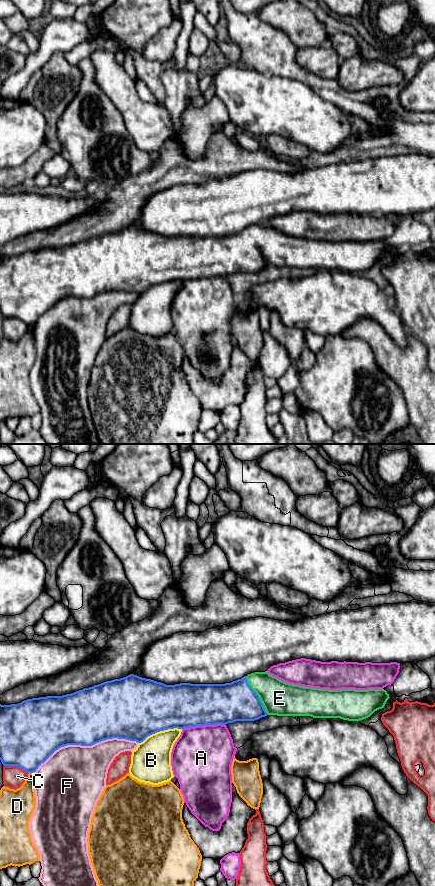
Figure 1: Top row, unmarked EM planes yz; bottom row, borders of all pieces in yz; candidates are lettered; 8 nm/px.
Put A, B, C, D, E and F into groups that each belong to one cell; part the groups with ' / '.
A / B / C / D / E / F

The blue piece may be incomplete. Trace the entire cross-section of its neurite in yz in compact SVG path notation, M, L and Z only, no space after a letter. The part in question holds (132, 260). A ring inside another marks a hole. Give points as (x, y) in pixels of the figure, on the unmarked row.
M254 224L225 236L180 235L166 237L130 226L62 248L32 250L18 256L0 256L0 312L3 318L18 318L28 326L36 324L56 302L67 297L92 298L101 293L118 290L138 295L148 288L168 281L184 281L205 277L226 277L236 273L255 273L267 267L311 268L360 273L384 260L389 246L384 241L329 242L286 235L265 224Z

